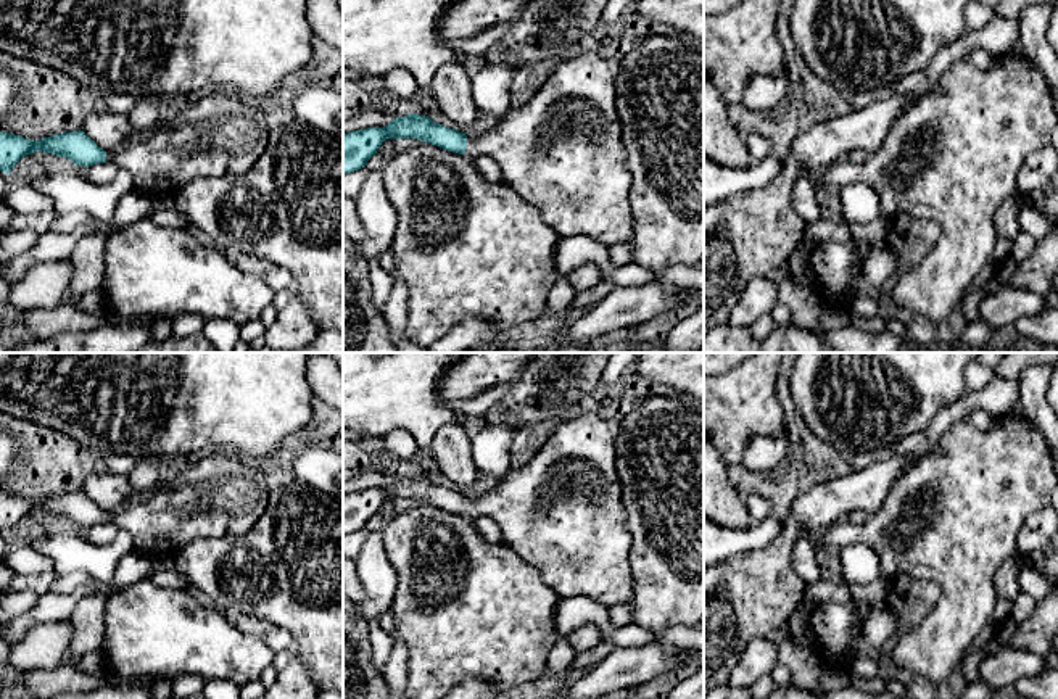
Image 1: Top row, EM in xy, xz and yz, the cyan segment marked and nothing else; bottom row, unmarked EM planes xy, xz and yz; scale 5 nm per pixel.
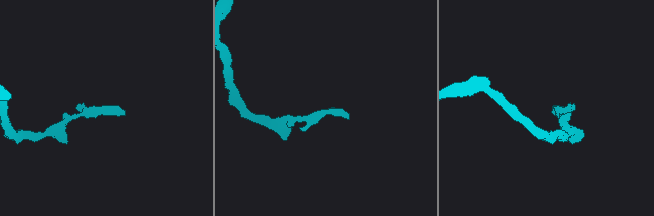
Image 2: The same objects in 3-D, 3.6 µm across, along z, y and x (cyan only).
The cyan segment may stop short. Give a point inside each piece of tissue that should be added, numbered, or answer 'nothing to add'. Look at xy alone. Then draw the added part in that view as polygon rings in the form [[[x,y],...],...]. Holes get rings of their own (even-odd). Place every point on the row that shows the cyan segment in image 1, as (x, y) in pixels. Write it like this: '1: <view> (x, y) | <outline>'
1: xy (223, 134) | [[[211,90],[192,105],[176,106],[138,142],[106,151],[106,161],[127,169],[135,188],[150,193],[172,193],[200,177],[242,176],[267,147],[266,114],[259,101],[225,90]]]

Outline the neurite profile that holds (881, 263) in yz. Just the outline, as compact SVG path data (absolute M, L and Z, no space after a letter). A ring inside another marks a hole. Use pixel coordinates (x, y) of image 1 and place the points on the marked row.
M884 240L871 245L868 258L860 271L863 288L874 293L884 282L897 271L897 254L892 246Z

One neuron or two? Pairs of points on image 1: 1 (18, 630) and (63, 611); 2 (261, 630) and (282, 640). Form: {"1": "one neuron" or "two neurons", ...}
{"1": "one neuron", "2": "one neuron"}

